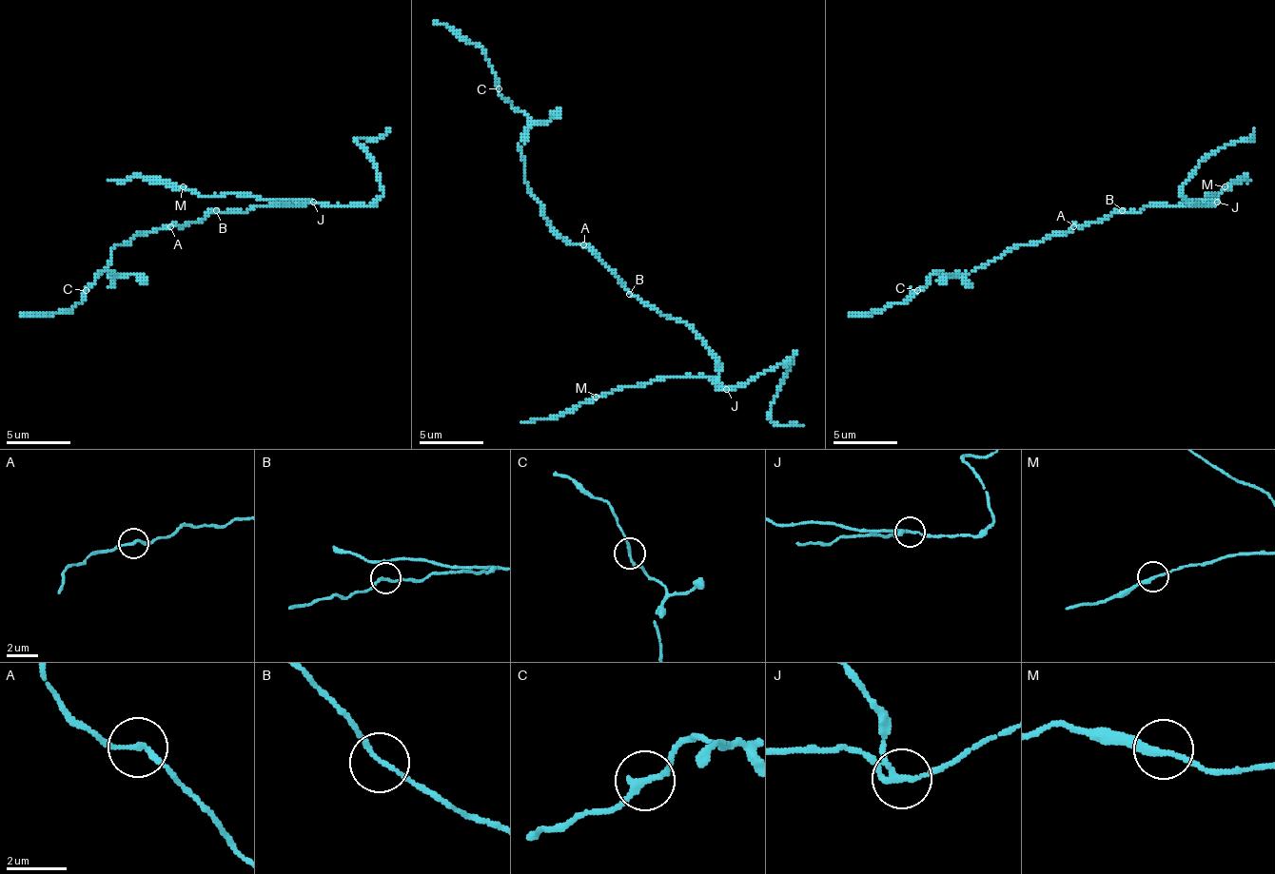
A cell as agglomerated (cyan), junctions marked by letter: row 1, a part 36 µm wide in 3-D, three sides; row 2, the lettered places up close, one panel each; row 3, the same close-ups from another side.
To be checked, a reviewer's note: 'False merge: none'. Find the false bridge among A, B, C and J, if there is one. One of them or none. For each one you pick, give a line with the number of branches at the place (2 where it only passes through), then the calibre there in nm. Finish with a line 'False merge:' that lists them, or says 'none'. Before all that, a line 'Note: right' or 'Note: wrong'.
Note: wrong
J: 3 | 170 nm
False merge: J

